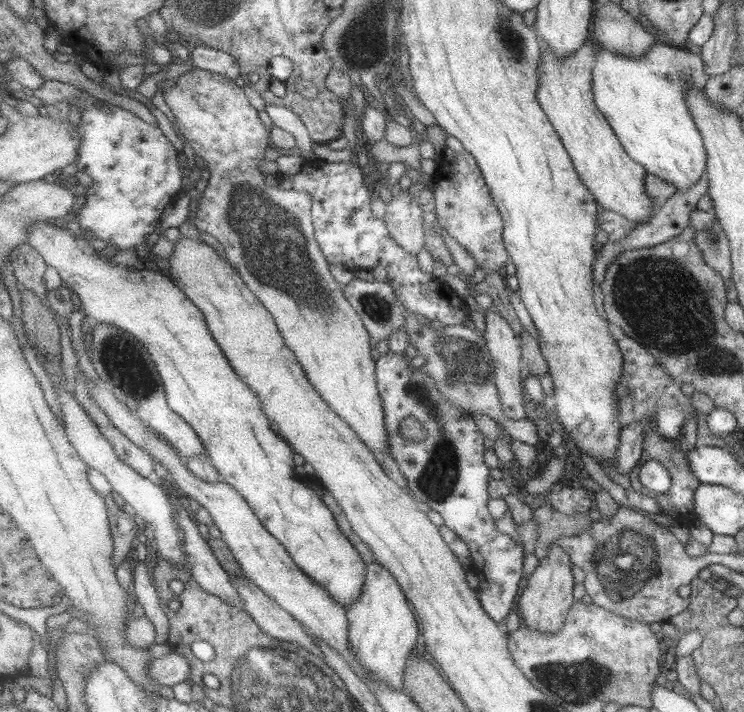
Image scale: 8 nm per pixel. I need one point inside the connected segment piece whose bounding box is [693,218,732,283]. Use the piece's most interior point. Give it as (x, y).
(712, 243)

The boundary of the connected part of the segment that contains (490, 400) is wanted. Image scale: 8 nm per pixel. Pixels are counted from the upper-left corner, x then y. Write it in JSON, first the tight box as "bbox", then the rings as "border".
{"bbox":[405,310,539,445],"border":[[[405,310],[405,325],[408,343],[415,347],[417,355],[425,358],[425,364],[420,368],[429,375],[433,387],[446,400],[455,406],[460,406],[467,414],[475,412],[486,414],[494,420],[504,432],[516,438],[519,442],[536,445],[539,442],[537,427],[527,418],[511,420],[501,410],[497,387],[494,384],[494,367],[488,350],[483,345],[483,338],[477,332],[464,325],[449,325],[443,330],[434,330],[427,326],[427,320],[415,316],[413,312]]]}

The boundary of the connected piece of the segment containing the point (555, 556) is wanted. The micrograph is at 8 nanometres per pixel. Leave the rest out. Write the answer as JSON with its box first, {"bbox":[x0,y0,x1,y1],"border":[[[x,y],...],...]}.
{"bbox":[516,542,573,634],"border":[[[552,542],[547,549],[546,557],[538,562],[530,574],[516,605],[519,616],[521,616],[519,620],[529,630],[550,634],[550,632],[558,632],[564,625],[565,617],[572,603],[573,576],[568,554],[565,554],[556,545],[556,542]]]}

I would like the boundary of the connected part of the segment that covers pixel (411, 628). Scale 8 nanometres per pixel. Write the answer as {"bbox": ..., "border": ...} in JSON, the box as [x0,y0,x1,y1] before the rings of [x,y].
{"bbox":[348,560,419,692],"border":[[[375,560],[367,566],[362,594],[348,609],[350,649],[372,680],[384,682],[397,692],[404,691],[404,668],[419,634],[417,623],[408,599],[394,575]]]}

